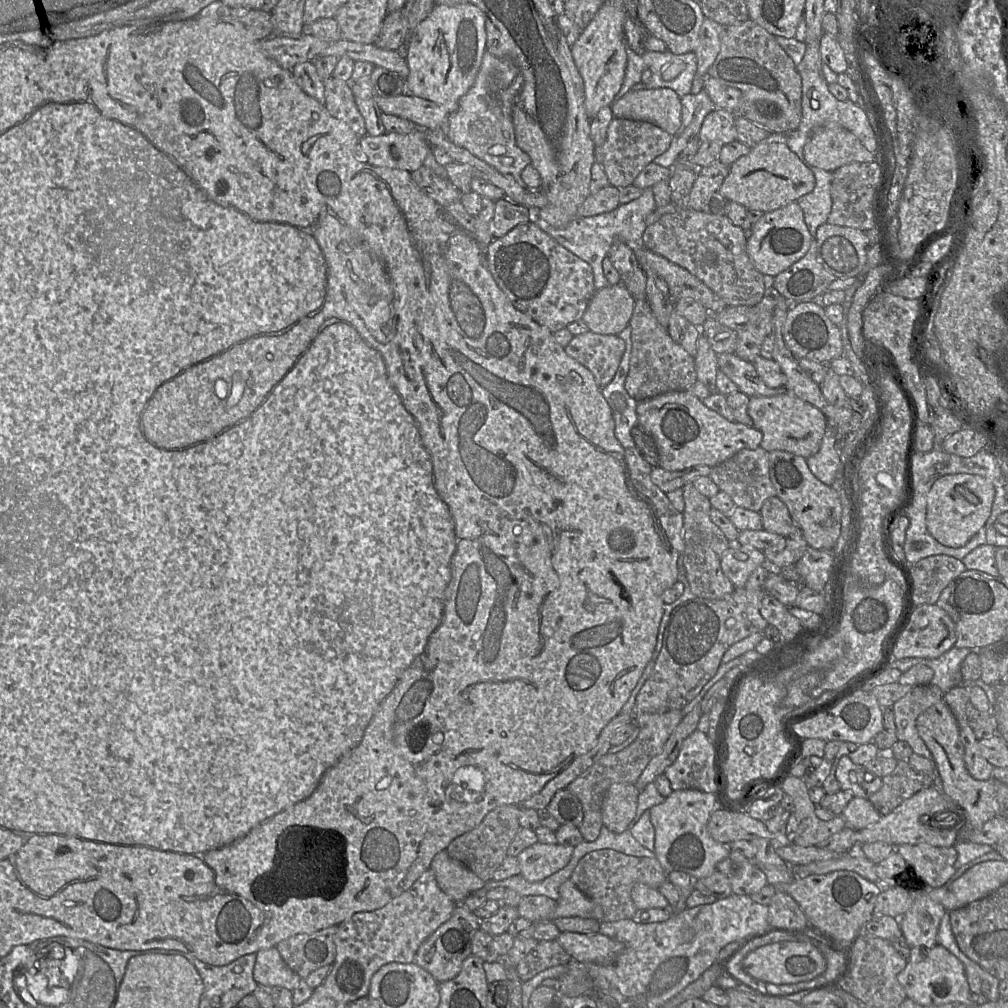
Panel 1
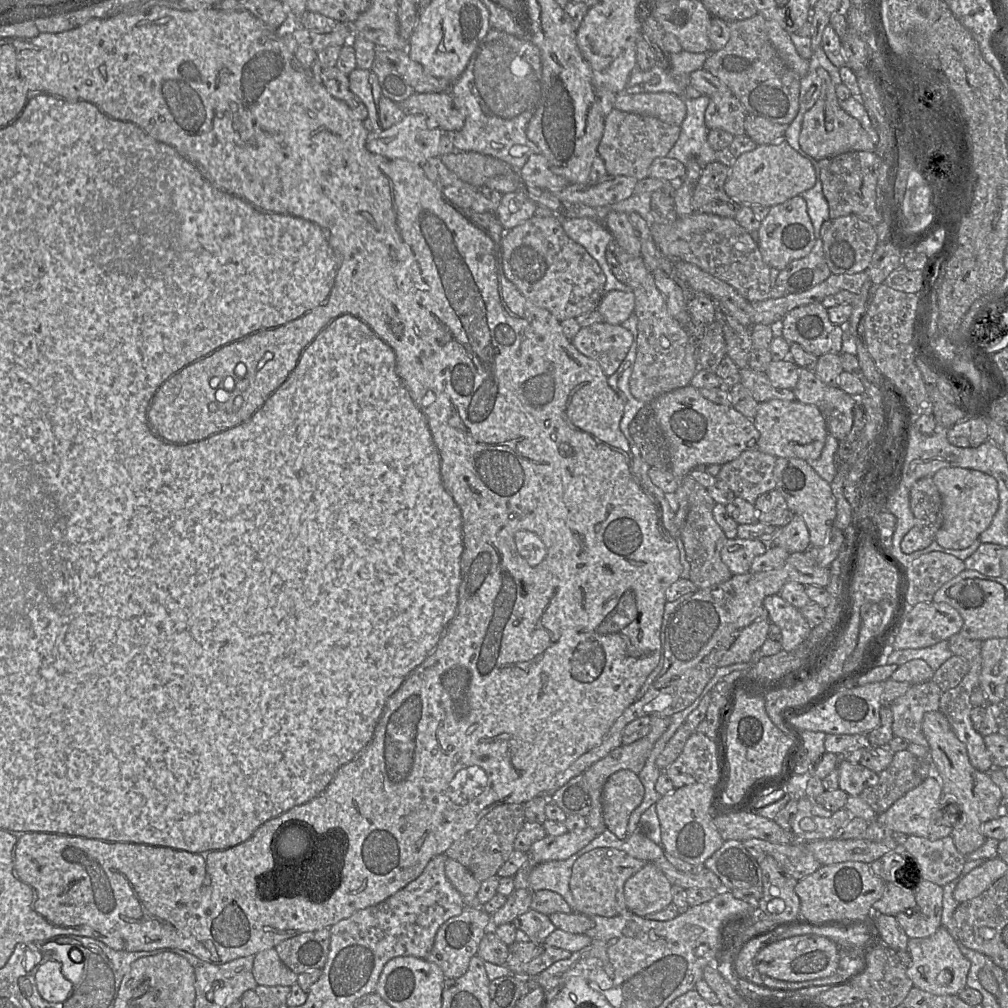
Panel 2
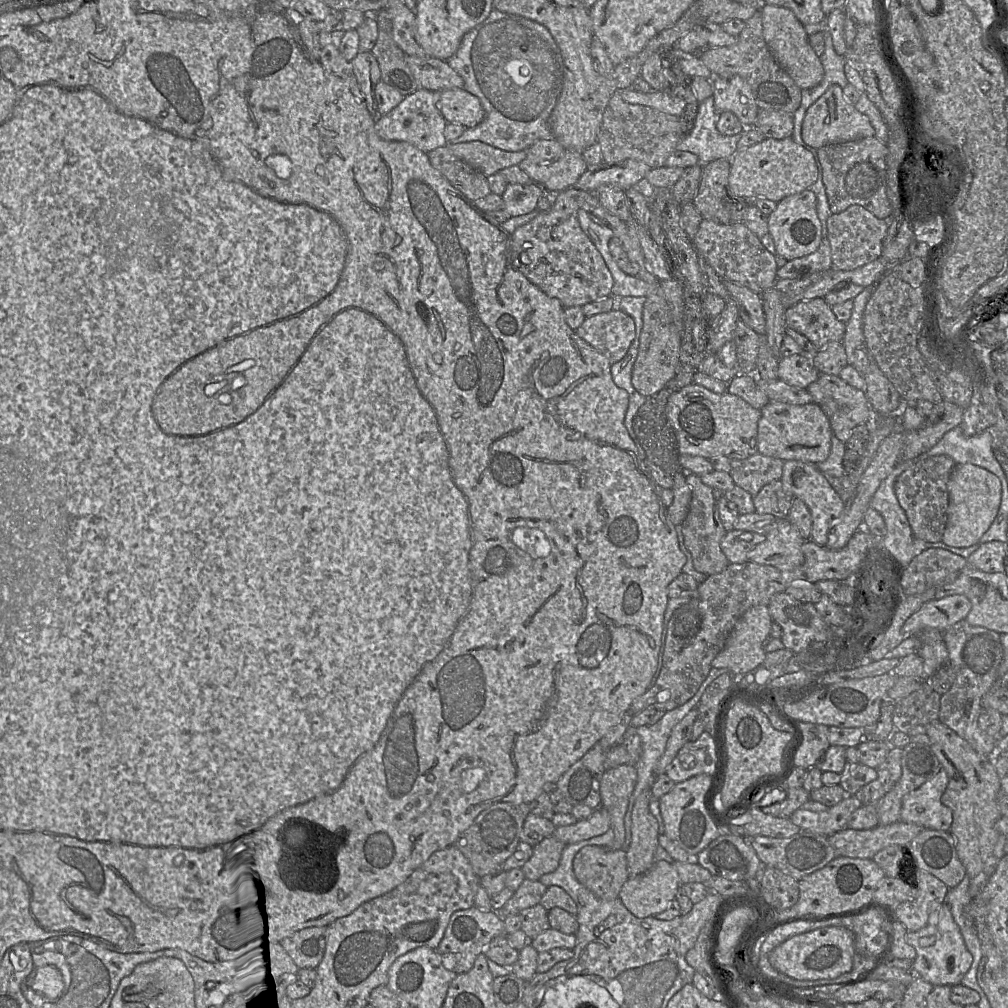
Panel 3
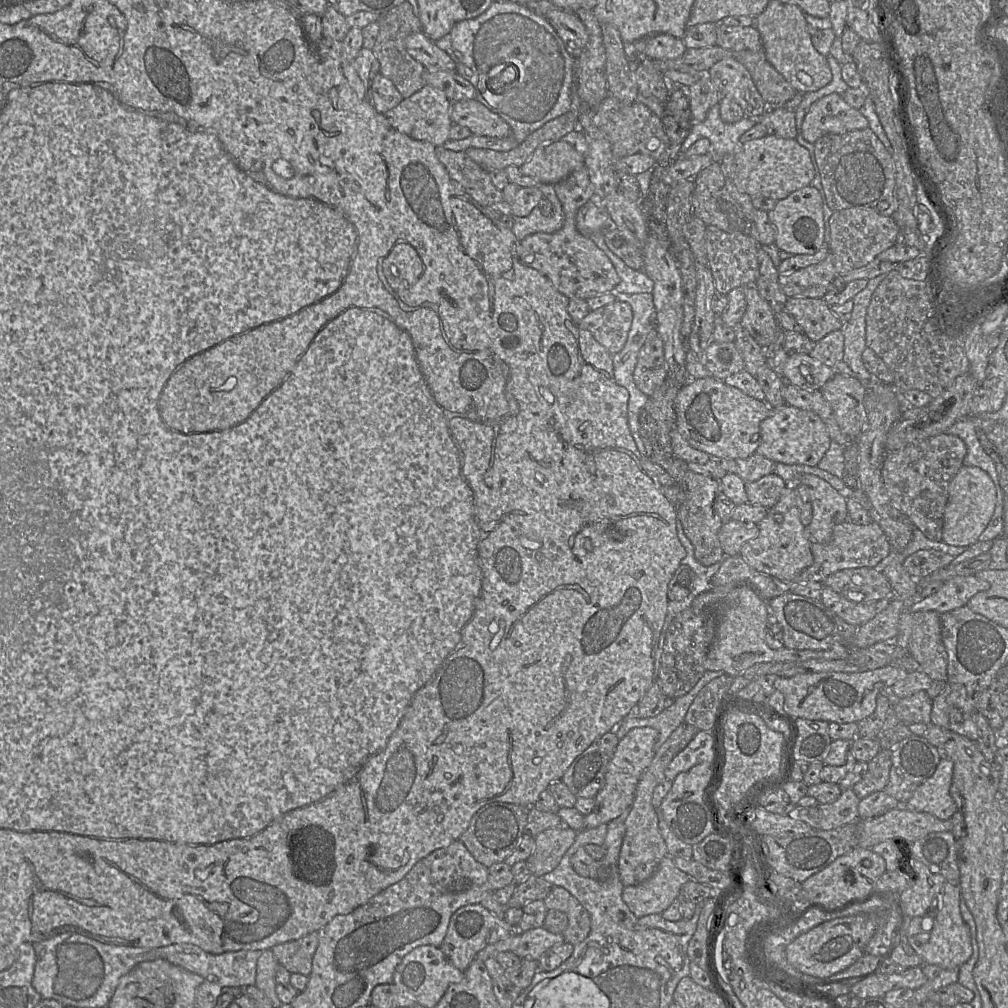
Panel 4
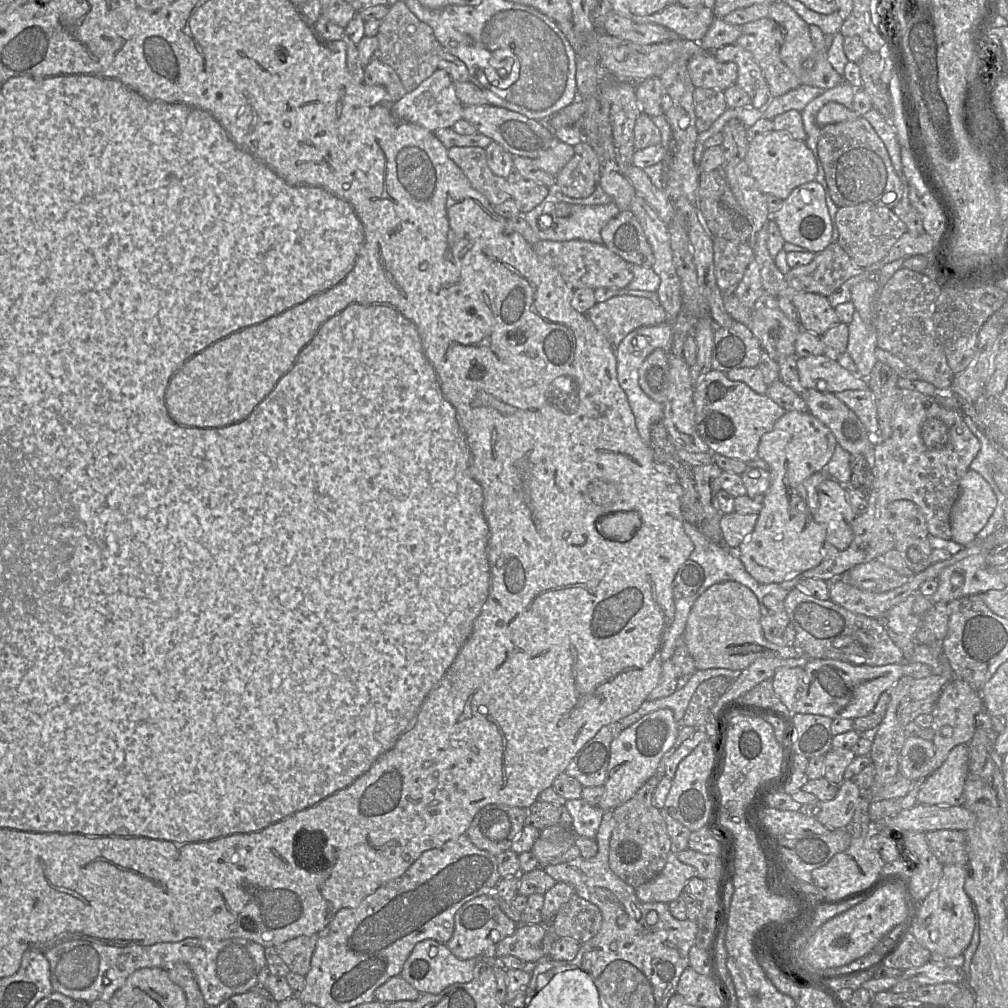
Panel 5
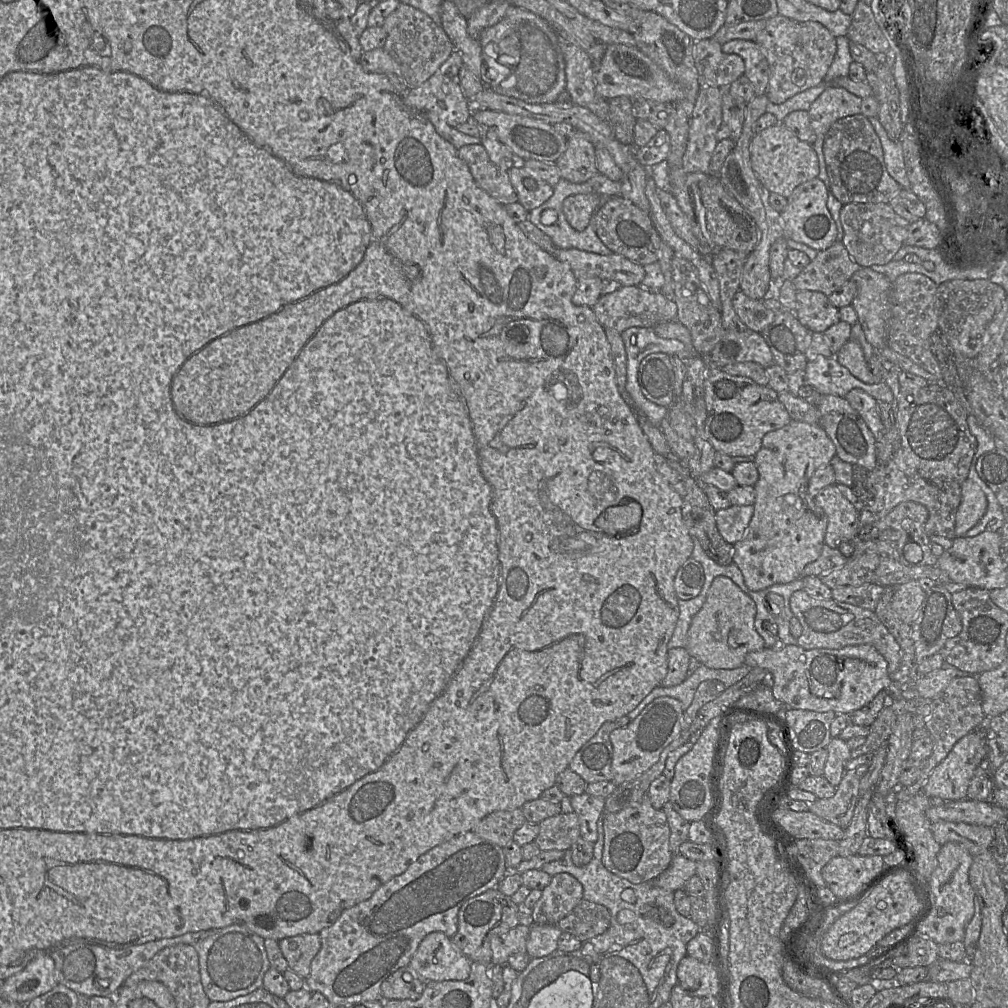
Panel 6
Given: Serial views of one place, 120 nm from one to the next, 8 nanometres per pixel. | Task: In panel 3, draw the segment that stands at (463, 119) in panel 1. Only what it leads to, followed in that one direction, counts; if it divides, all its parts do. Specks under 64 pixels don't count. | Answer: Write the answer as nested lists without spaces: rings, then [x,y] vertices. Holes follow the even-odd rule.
[[[494,8],[483,22],[476,25],[463,36],[458,50],[452,57],[447,60],[447,62],[449,66],[463,78],[463,89],[479,98],[485,110],[485,118],[480,124],[473,128],[465,129],[460,137],[453,140],[449,144],[460,144],[465,142],[479,141],[503,151],[518,152],[523,149],[529,149],[538,140],[548,139],[552,137],[549,119],[561,94],[564,82],[565,68],[561,52],[553,36],[544,25],[523,16],[502,12]]]

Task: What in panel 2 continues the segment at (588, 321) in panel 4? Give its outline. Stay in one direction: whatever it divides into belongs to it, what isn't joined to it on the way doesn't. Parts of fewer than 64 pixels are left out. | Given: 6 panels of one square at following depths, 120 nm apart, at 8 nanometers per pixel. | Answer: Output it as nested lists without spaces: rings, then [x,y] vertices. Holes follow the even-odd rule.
[[[602,321],[580,328],[571,342],[580,353],[598,362],[609,377],[627,356],[632,334],[622,325]]]

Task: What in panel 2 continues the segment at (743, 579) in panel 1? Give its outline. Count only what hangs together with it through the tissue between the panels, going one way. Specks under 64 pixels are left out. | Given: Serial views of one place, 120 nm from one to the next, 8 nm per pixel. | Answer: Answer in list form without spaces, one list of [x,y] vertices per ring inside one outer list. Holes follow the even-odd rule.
[[[736,537],[726,540],[721,549],[721,559],[732,575],[744,574],[750,571],[753,559],[767,549],[768,544],[761,541]]]

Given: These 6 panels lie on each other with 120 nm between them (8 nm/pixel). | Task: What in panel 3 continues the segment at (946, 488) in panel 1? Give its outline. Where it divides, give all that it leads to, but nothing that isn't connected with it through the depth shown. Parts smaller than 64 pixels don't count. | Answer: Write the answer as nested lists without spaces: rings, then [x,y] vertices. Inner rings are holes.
[[[956,464],[947,483],[947,522],[941,542],[955,548],[978,544],[995,520],[1001,503],[1001,482],[988,470],[970,464]]]

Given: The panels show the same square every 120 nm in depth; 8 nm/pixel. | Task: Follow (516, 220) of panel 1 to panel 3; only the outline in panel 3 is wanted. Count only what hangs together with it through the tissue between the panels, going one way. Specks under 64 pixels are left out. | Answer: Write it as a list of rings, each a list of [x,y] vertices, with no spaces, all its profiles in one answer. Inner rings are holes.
[[[508,183],[503,195],[503,210],[509,218],[528,214],[536,209],[544,188],[533,183],[531,185],[520,185]]]

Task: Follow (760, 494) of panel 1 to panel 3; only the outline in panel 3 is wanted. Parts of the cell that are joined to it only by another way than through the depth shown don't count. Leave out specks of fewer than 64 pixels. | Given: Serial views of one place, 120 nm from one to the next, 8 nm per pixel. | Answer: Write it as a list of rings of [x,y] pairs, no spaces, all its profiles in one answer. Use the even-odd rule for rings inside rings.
[[[756,453],[743,460],[731,460],[730,475],[736,486],[755,496],[765,485],[780,480],[784,461]]]

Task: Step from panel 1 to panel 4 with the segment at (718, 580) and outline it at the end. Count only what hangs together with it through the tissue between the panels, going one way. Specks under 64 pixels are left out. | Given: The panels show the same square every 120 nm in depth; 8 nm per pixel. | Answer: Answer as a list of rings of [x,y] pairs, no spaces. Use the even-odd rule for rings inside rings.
[[[688,470],[686,473],[686,496],[678,506],[678,520],[682,524],[684,534],[690,540],[694,548],[694,557],[704,565],[711,566],[722,562],[726,557],[721,547],[718,533],[723,525],[717,513],[717,500],[721,493],[721,480],[694,473]]]

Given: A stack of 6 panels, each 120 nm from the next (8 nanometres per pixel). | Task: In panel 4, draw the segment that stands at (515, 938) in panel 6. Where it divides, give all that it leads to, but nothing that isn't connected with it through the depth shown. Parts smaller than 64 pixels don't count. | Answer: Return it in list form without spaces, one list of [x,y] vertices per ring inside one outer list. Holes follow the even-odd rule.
[[[543,927],[519,932],[519,944],[512,951],[522,960],[538,961],[551,947],[564,943],[561,934],[550,933]]]

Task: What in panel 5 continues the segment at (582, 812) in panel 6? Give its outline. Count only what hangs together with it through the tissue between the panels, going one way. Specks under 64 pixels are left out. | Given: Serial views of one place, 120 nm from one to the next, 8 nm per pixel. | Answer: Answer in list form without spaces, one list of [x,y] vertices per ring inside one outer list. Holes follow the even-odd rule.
[[[582,798],[567,800],[565,807],[572,817],[571,828],[576,835],[595,839],[604,811]]]

